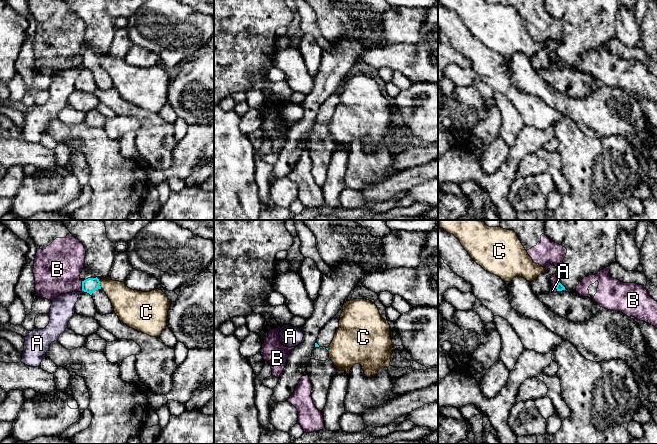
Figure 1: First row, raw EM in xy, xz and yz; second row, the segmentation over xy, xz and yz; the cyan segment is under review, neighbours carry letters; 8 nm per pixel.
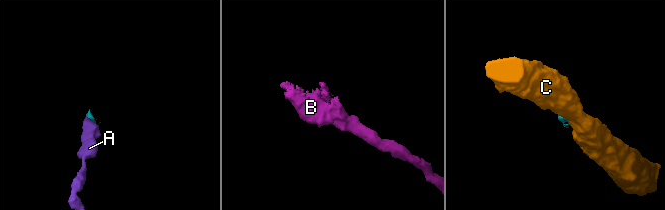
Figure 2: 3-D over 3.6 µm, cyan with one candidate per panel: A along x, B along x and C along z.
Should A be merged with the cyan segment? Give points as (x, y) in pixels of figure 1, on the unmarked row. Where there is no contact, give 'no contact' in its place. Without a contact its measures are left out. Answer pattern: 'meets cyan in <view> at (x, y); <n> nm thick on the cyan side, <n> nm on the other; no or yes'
meets cyan in yz at (556, 64); 60 nm thick on the cyan side, 50 nm on the other; no

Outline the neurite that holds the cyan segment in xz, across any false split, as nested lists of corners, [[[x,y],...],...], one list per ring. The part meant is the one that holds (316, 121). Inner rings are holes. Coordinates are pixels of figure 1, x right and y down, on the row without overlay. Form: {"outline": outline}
{"outline": [[[343,82],[341,86],[331,96],[329,96],[319,108],[315,123],[312,127],[311,135],[319,137],[326,137],[329,135],[328,123],[331,120],[339,103],[339,96],[342,88]]]}

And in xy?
{"outline": [[[64,0],[69,8],[78,15],[86,25],[85,41],[80,50],[82,67],[89,69],[98,89],[106,91],[114,89],[110,75],[100,62],[100,56],[109,52],[115,32],[114,19],[107,14],[105,0]]]}

